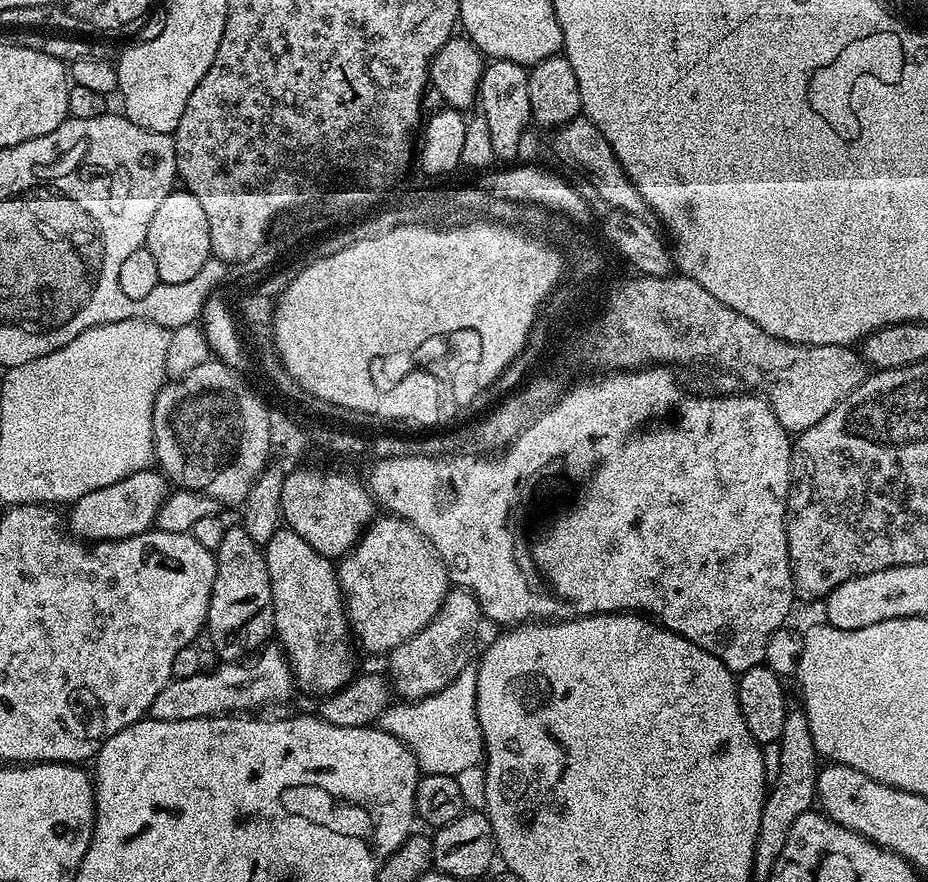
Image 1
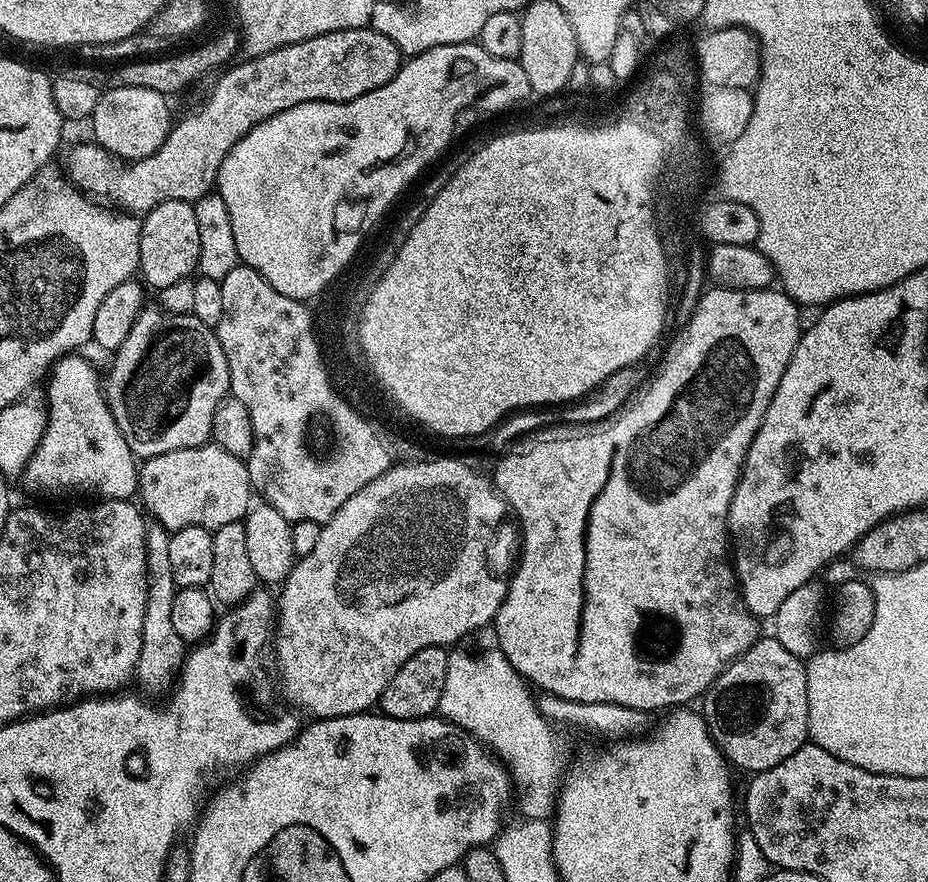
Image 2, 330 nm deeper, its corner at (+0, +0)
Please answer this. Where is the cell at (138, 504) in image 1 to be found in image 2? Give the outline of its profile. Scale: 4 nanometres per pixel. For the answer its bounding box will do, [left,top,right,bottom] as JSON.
[138,442,254,533]

